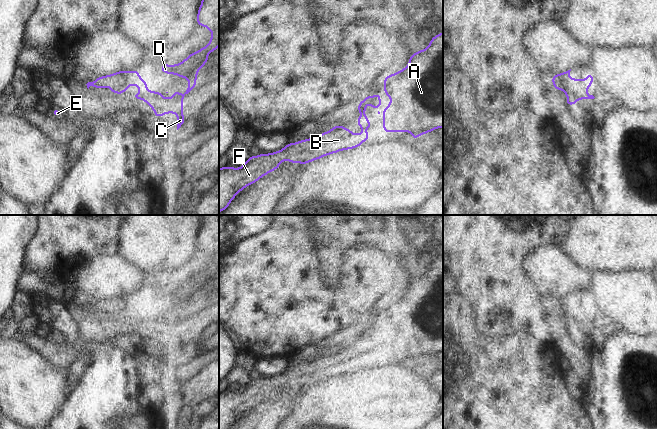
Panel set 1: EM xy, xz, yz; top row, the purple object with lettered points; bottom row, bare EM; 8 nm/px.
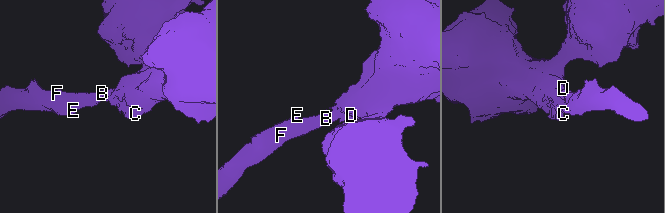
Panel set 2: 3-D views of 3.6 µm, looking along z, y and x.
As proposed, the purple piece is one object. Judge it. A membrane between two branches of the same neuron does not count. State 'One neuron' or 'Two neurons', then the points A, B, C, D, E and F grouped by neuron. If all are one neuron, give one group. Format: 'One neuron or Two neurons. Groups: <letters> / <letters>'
One neuron. Groups: A B C D E F.

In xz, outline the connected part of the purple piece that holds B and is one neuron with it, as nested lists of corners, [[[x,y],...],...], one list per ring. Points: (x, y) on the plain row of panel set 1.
[[[378,316],[376,320],[367,320],[357,330],[361,337],[361,341],[357,342],[357,348],[362,352],[361,358],[354,358],[348,352],[337,349],[318,361],[289,367],[278,376],[251,380],[241,392],[231,392],[228,389],[219,392],[219,429],[229,429],[242,413],[277,393],[284,384],[307,388],[328,378],[356,372],[365,364],[369,364],[369,357],[365,355],[371,351],[365,339],[367,327],[371,332],[379,332],[380,317]]]

